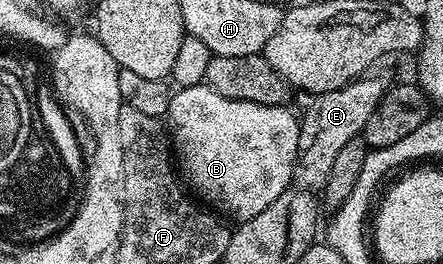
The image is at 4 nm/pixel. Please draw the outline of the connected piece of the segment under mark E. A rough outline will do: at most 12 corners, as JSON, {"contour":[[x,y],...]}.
{"contour":[[372,73],[299,116],[292,183],[323,192],[363,132],[386,83]]}

